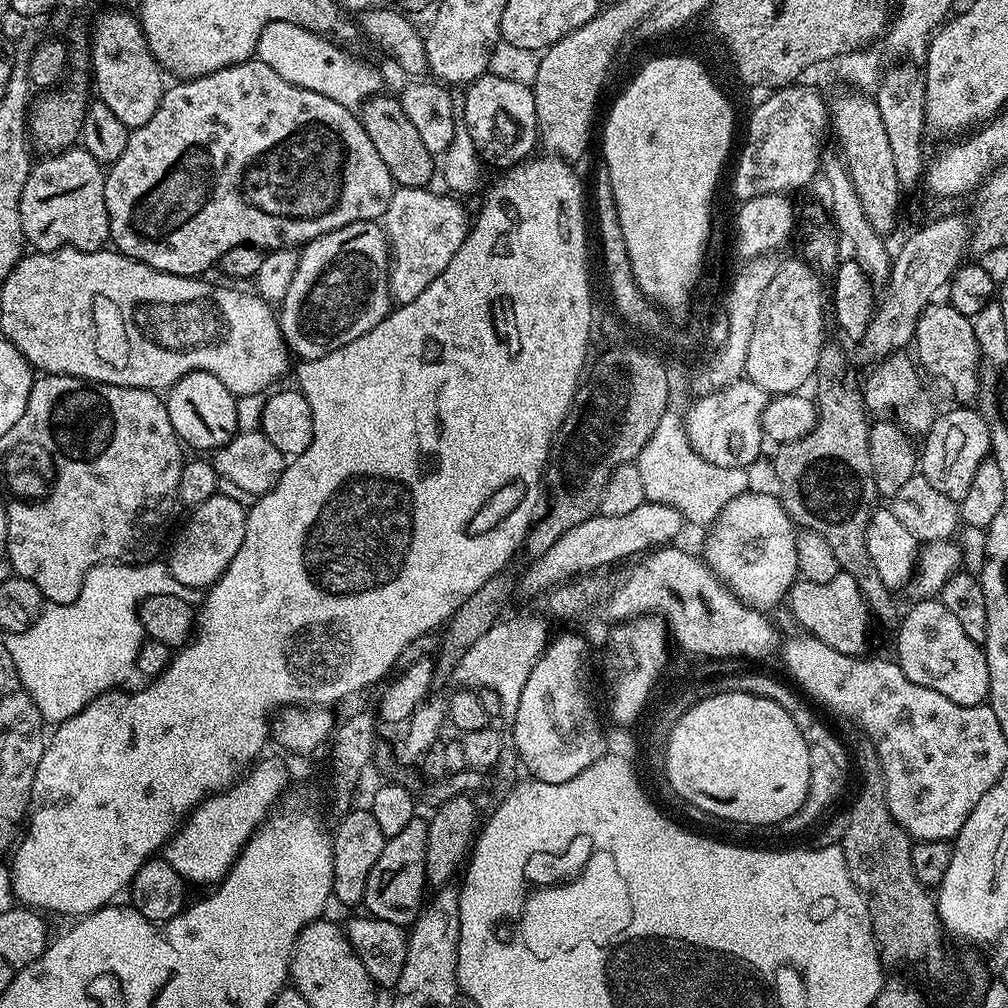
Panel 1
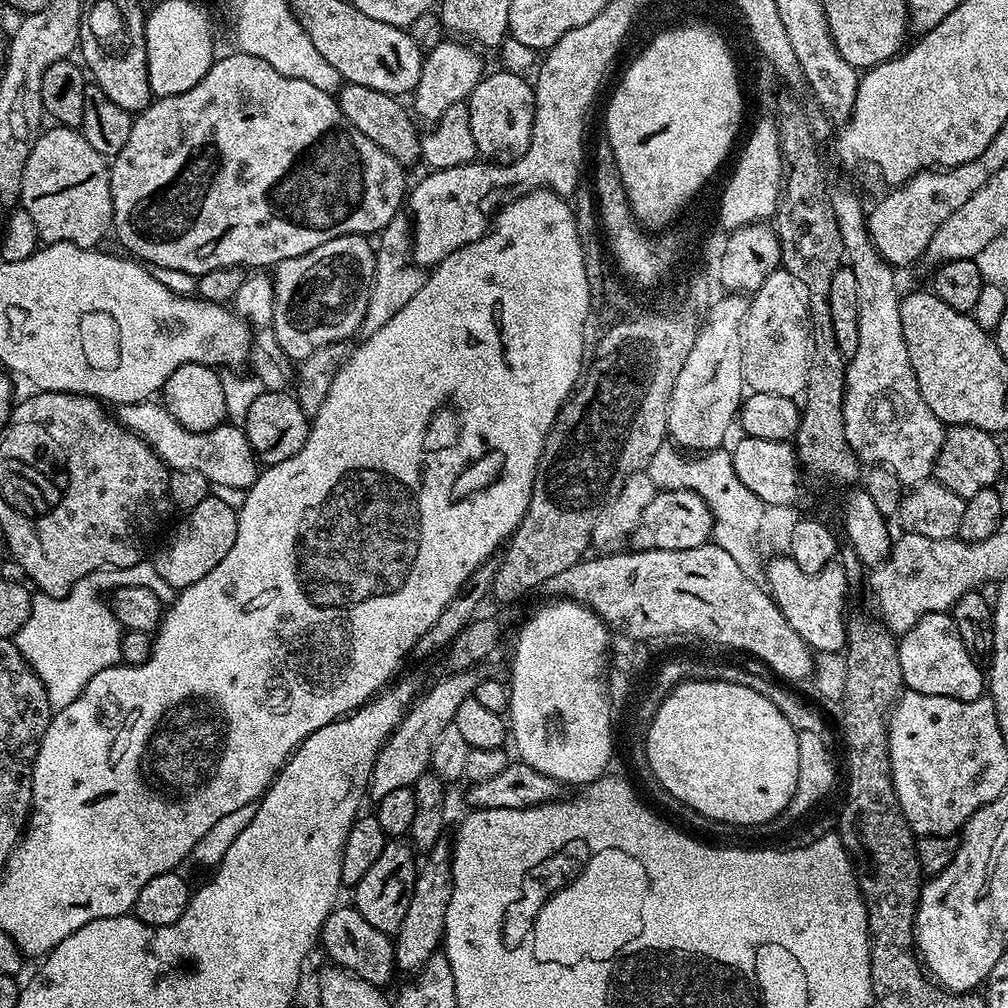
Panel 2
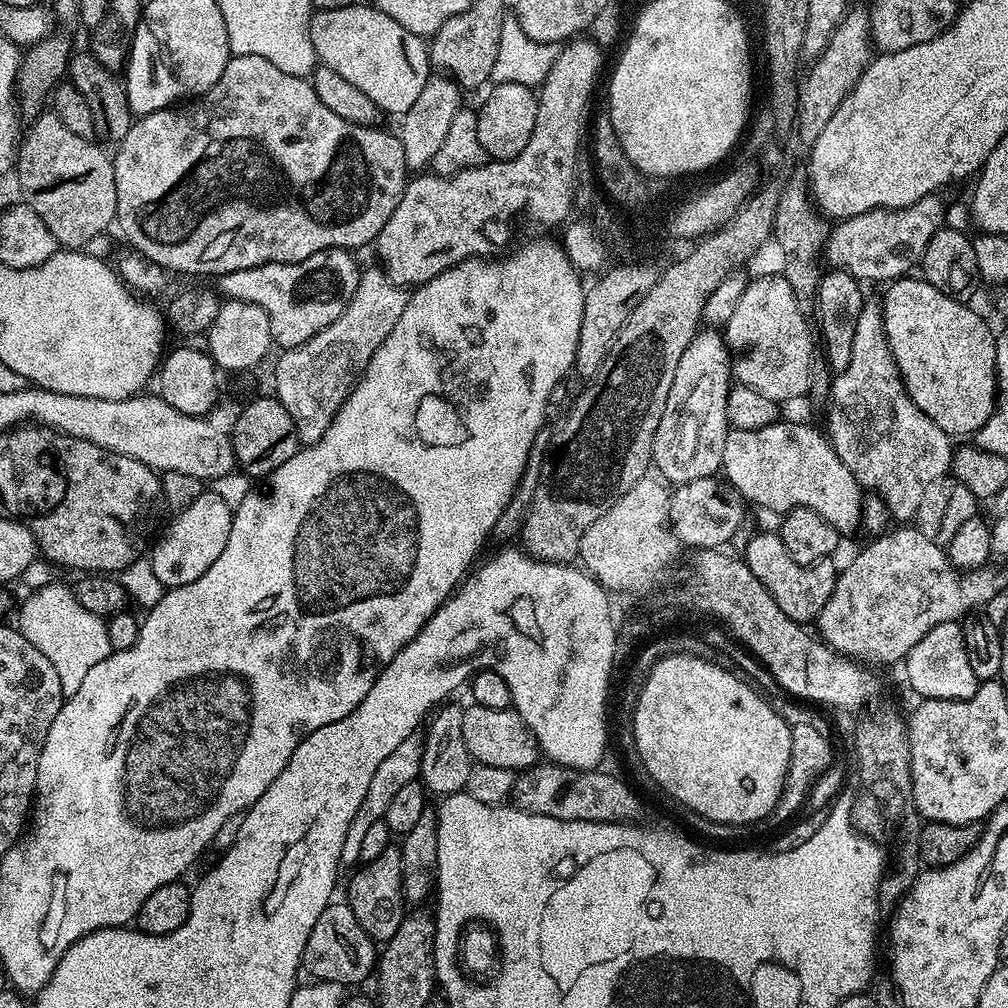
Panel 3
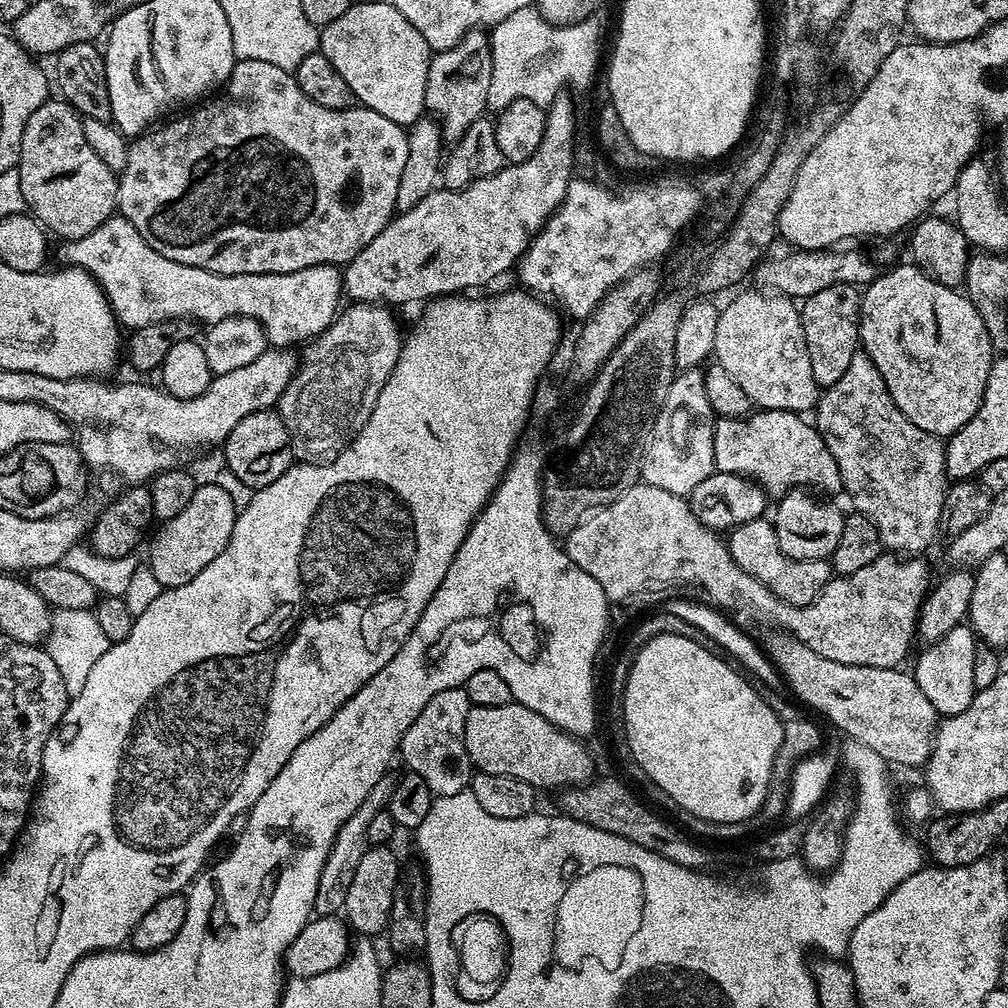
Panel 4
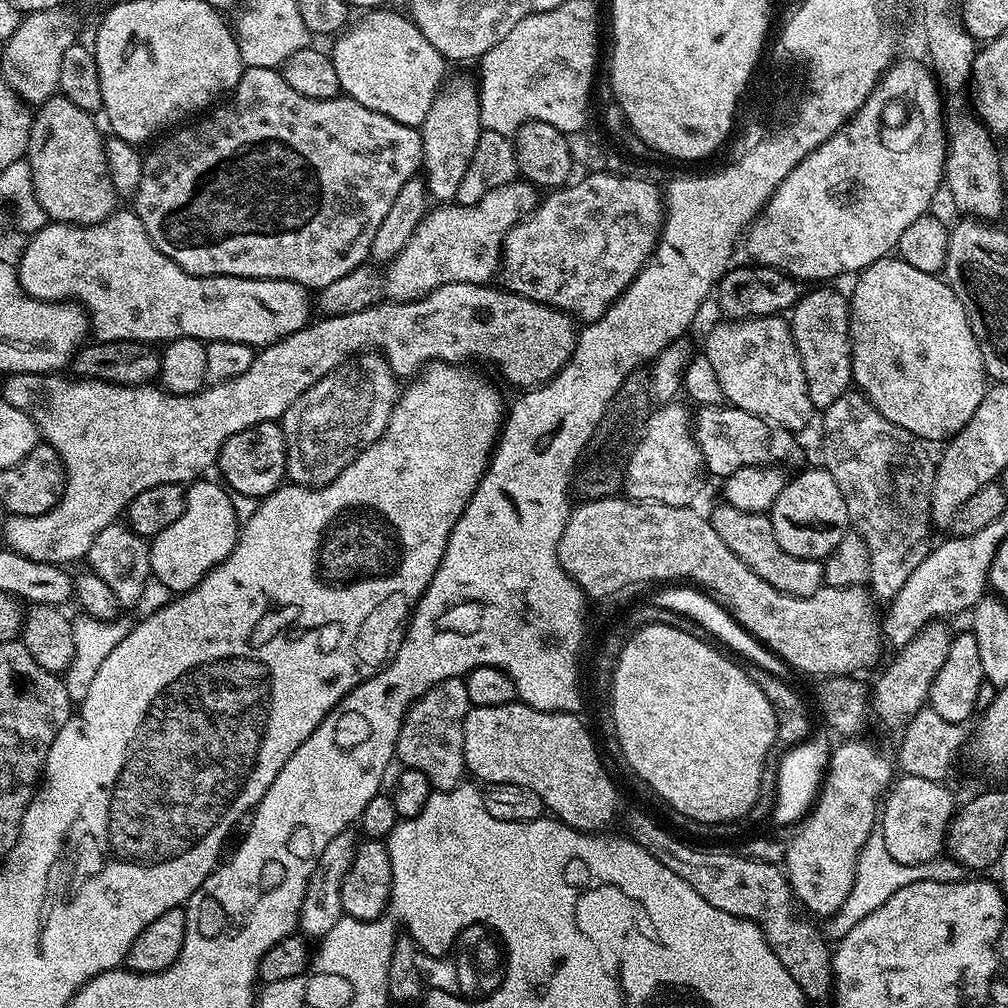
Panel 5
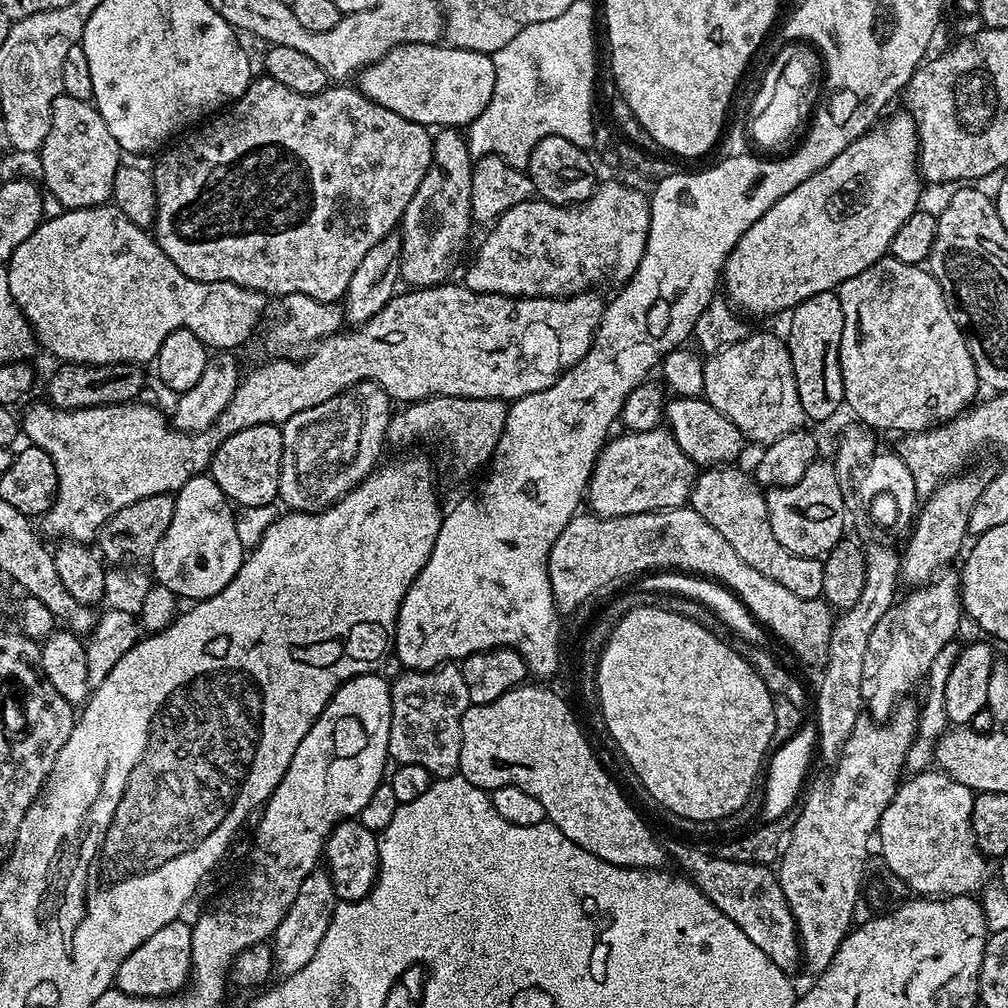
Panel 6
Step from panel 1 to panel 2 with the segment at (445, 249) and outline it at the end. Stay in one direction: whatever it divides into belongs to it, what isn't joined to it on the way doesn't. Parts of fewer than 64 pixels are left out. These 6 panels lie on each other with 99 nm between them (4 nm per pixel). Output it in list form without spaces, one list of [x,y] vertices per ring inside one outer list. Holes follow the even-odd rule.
[[[397,214],[390,222],[378,233],[378,243],[375,245],[376,269],[372,275],[372,287],[368,289],[368,305],[364,315],[362,325],[365,333],[374,330],[382,330],[418,290],[422,290],[424,277],[426,275],[423,267],[410,262],[412,251],[412,237],[410,235],[410,220],[407,215]],[[380,240],[380,244],[379,244]]]

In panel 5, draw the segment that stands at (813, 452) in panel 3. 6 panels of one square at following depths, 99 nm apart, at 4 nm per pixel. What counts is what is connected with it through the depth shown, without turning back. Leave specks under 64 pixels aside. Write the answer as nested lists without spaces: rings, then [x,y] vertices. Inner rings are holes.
[[[706,404],[697,407],[694,412],[694,435],[696,445],[702,450],[704,467],[717,478],[734,474],[734,470],[742,470],[742,466],[767,464],[780,466],[783,460],[792,460],[799,454],[796,445],[797,437],[784,428],[767,424],[762,418],[750,414],[741,408]]]

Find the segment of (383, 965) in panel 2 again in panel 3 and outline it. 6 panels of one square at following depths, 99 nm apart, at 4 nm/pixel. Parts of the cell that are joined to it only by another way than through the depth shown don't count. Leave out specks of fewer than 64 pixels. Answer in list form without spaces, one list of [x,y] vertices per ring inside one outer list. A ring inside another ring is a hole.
[[[333,902],[328,905],[326,910],[322,910],[318,922],[314,922],[314,930],[310,930],[310,938],[306,938],[306,950],[302,961],[303,967],[308,968],[308,972],[317,981],[326,984],[342,984],[351,986],[351,984],[360,984],[364,979],[371,977],[376,971],[378,963],[378,944],[362,930],[358,918],[354,918],[354,910],[347,902]]]

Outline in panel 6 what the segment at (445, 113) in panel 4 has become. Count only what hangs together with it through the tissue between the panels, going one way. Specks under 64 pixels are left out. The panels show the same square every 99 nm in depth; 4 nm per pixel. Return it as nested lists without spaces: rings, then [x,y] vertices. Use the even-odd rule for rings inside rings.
[[[441,128],[433,135],[432,138],[432,161],[426,170],[426,174],[422,178],[422,182],[418,182],[418,190],[414,190],[414,198],[410,198],[410,206],[406,206],[404,218],[398,226],[400,234],[400,279],[409,289],[413,288],[434,288],[438,284],[445,283],[449,279],[448,271],[452,268],[452,259],[456,256],[456,251],[464,244],[464,239],[468,236],[468,231],[474,228],[472,219],[472,211],[470,210],[470,182],[472,181],[472,165],[474,158],[468,149],[468,142],[463,131],[455,128]]]

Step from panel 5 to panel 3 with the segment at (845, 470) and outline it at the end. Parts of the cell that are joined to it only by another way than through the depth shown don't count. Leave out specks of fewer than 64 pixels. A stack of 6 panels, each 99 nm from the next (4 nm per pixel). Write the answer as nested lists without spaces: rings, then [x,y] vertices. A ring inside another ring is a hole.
[[[866,302],[858,314],[854,347],[846,370],[835,373],[826,401],[828,443],[854,474],[861,489],[882,498],[896,522],[915,521],[922,494],[936,480],[949,475],[953,437],[934,426],[908,397],[884,333],[882,307]]]

